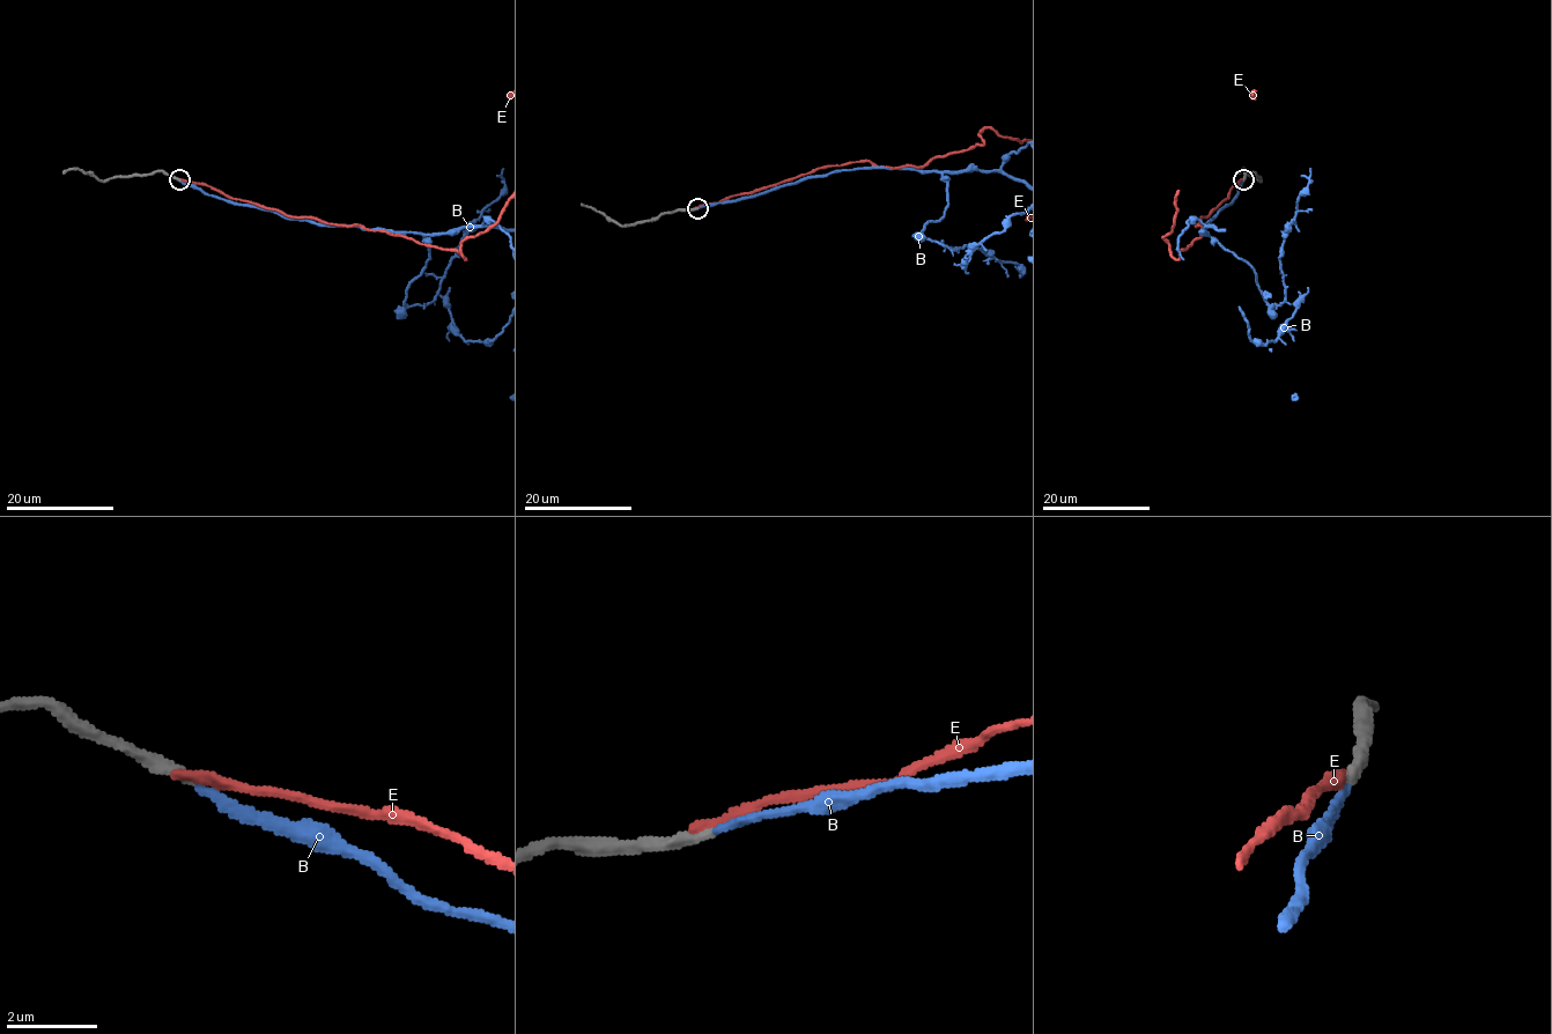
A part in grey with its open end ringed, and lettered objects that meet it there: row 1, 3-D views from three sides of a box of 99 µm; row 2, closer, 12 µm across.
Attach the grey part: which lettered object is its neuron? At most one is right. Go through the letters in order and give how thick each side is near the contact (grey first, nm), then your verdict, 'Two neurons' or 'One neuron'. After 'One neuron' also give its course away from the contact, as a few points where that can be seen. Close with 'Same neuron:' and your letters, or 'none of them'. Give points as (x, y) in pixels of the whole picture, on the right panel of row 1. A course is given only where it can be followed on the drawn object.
B: Thickness 240 nm (grey) against 170 nm. One neuron
E: Thickness 300 nm (grey) against 260 nm. Two neurons
Same neuron: B

